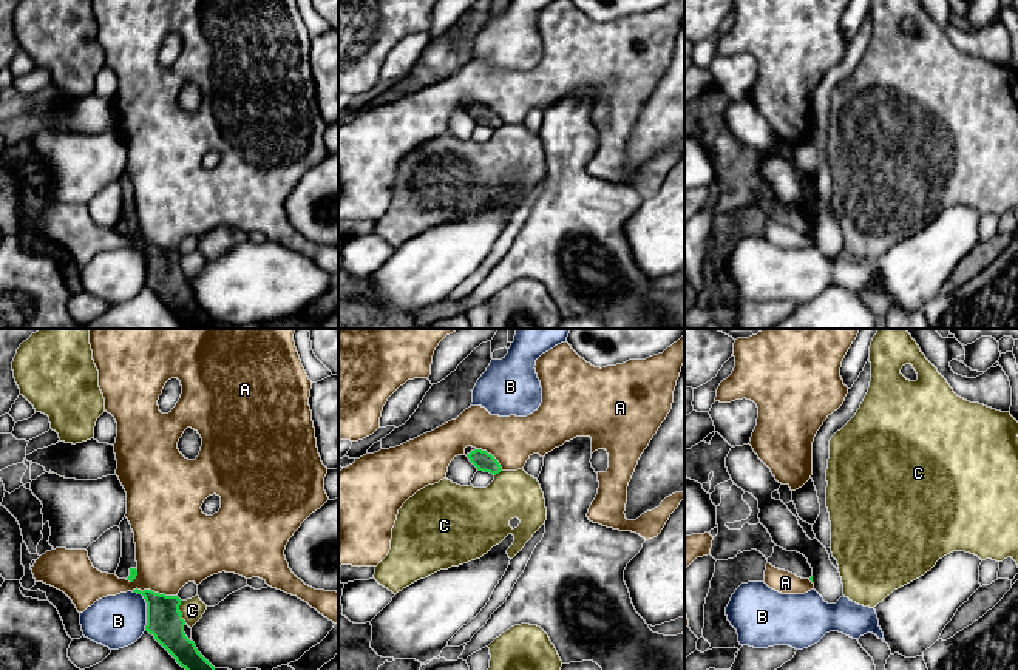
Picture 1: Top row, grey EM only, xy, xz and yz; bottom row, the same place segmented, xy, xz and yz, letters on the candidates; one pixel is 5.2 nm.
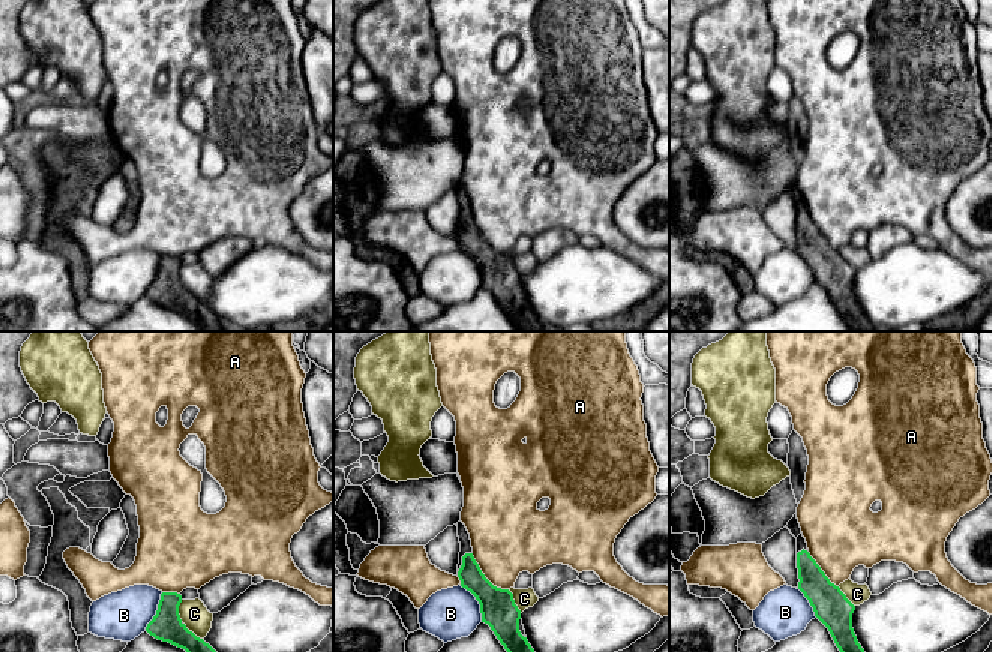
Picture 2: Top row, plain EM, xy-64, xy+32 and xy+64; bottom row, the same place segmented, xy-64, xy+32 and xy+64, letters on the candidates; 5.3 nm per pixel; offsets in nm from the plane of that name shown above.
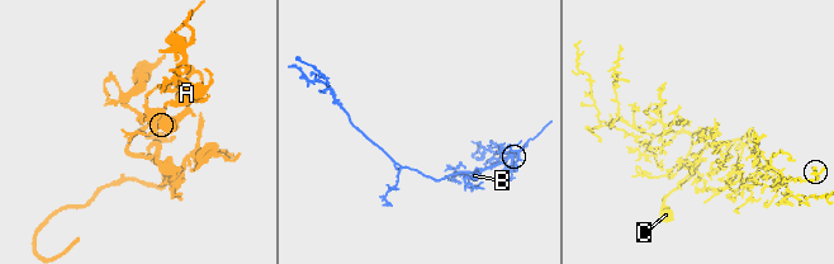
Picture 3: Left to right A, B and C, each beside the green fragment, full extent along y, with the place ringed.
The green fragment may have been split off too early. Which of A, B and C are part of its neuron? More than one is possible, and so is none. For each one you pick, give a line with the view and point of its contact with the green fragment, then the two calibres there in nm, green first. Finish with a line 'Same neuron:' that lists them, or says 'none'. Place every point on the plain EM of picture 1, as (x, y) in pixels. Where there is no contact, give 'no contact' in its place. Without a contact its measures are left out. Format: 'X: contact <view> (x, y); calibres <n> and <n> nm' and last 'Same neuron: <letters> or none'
Same neuron: none

